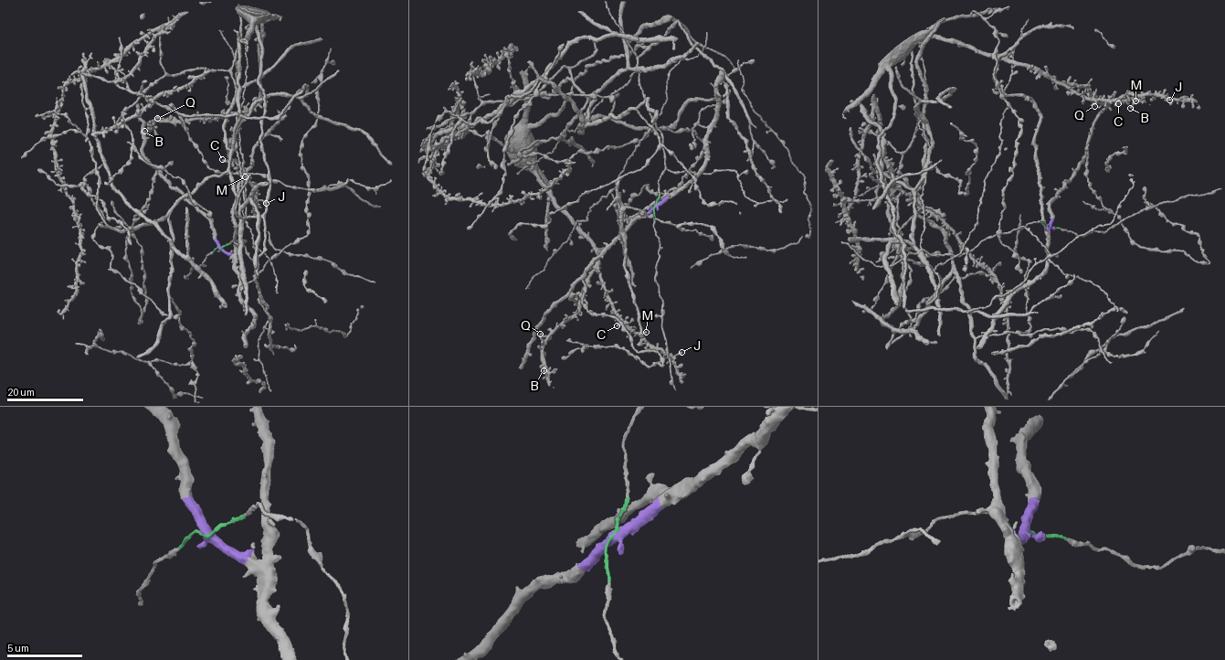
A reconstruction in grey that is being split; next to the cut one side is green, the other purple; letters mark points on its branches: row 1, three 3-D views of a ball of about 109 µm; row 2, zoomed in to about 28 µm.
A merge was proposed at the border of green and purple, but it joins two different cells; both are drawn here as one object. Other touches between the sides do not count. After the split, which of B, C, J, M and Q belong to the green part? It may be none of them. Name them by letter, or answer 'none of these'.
B, C, J, M, Q

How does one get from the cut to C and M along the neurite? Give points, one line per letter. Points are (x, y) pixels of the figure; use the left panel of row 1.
C: (219, 248), (242, 244), (237, 227), (264, 213), (269, 194), (256, 23), (263, 17), (258, 101), (222, 159)
M: (219, 248), (242, 244), (237, 227), (264, 213), (269, 194), (263, 17), (258, 101), (228, 148), (245, 177)

